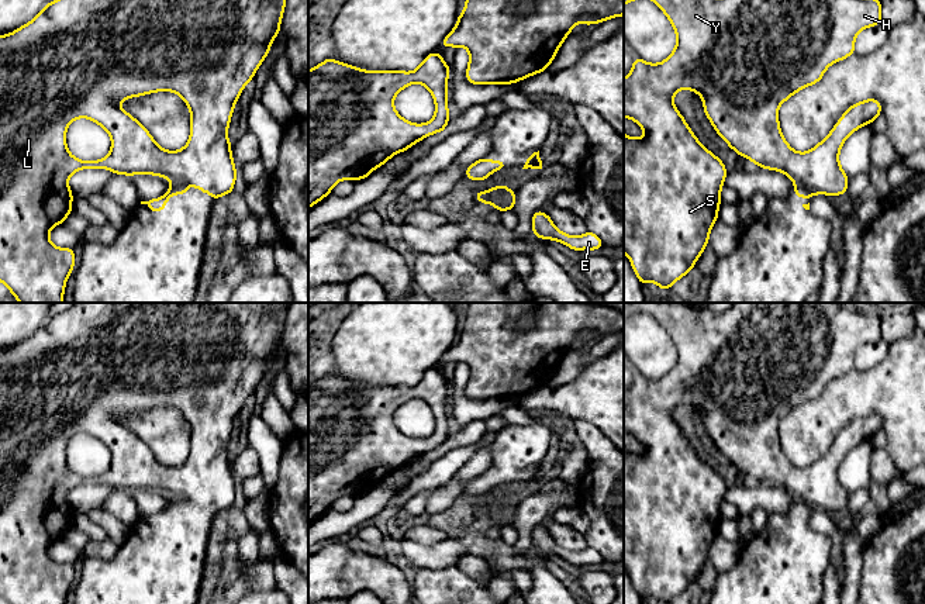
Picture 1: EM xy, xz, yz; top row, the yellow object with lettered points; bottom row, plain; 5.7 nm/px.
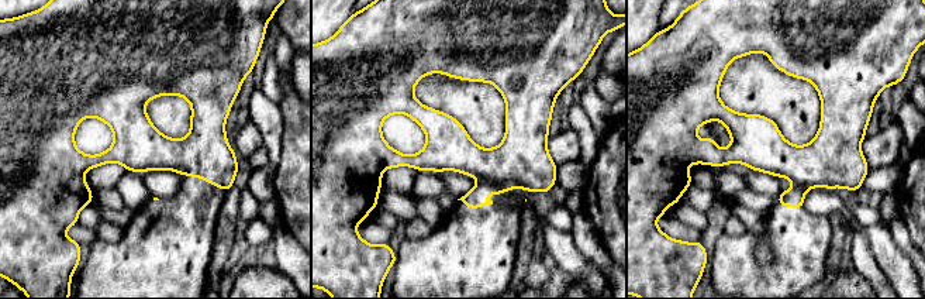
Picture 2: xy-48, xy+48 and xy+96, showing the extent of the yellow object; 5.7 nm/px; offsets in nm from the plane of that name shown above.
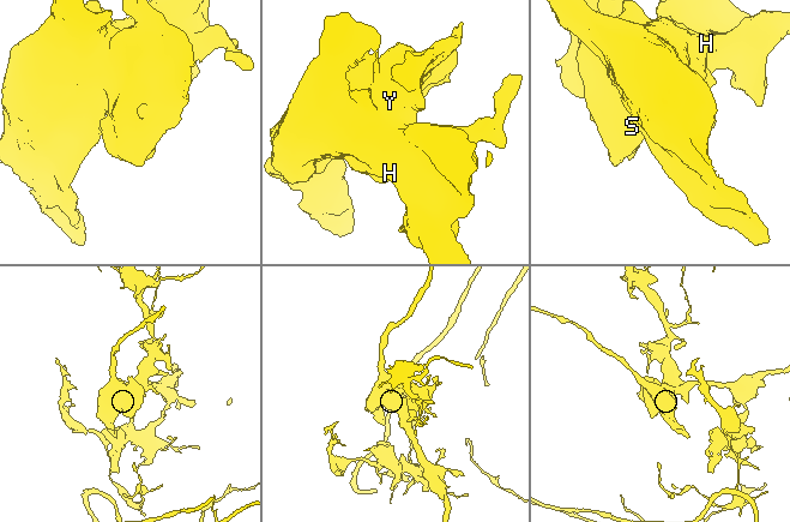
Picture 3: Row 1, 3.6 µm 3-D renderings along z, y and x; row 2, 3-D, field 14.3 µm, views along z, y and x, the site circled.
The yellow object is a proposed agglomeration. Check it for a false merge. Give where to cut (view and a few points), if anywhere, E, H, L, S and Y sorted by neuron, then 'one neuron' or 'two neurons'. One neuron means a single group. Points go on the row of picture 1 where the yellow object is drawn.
no cut | E H L S Y | one neuron

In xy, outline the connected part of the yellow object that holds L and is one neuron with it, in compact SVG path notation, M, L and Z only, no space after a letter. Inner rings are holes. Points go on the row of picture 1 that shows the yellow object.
M54 0L48 3L28 24L18 30L0 35L0 282L20 303L63 303L65 286L75 266L73 248L58 248L49 241L49 231L63 224L72 211L73 194L68 184L69 177L80 169L108 169L115 175L155 175L170 180L173 184L159 199L141 201L149 211L163 211L168 200L176 194L189 194L183 186L199 187L201 193L210 193L213 200L231 194L237 169L228 139L228 127L235 103L244 87L253 79L258 68L270 51L270 45L280 34L280 23L286 0ZM155 92L173 92L179 94L190 108L190 138L180 151L161 148L149 131L118 104L130 97L151 94ZM77 118L89 118L103 127L111 138L110 153L100 161L80 161L66 146L66 130Z

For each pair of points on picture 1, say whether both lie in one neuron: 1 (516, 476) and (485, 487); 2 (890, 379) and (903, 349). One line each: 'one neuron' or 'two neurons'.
1: one neuron
2: one neuron

